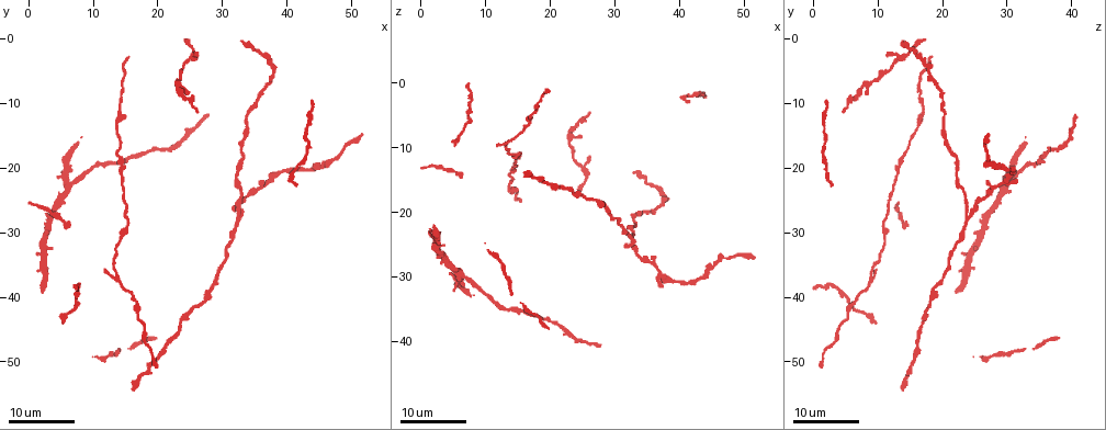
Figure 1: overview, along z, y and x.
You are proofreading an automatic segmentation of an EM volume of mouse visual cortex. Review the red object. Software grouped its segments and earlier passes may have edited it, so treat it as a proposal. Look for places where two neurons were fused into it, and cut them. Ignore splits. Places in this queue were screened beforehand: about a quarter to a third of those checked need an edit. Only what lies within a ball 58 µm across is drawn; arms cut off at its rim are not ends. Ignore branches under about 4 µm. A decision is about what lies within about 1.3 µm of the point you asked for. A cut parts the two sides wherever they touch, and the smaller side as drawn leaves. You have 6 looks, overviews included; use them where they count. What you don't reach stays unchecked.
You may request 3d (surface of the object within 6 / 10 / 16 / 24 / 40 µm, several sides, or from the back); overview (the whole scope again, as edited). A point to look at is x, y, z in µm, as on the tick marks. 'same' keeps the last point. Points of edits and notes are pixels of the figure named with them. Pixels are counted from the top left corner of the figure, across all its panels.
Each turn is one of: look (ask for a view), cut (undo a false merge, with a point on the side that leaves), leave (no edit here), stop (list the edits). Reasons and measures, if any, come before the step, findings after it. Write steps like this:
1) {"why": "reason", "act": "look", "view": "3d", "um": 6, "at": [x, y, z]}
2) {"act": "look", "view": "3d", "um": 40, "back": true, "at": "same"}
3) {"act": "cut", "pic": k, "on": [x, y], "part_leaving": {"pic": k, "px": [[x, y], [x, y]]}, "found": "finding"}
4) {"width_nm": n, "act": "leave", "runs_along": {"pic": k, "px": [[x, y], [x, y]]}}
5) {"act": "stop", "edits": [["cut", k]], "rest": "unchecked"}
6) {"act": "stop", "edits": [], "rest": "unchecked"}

{"why": "three-way junction", "act": "look", "view": "3d", "um": 24, "at": [13.5, 37.0, 9.5]}

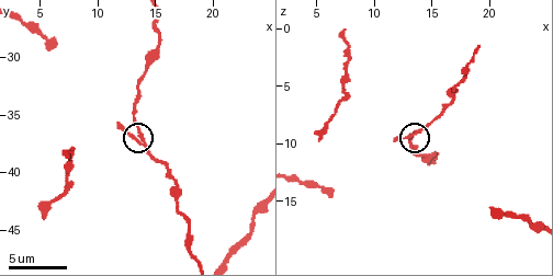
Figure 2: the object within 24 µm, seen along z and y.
{"why": "zoom in", "act": "look", "view": "3d", "um": 10, "at": [13.0, 37.2, 9.4]}

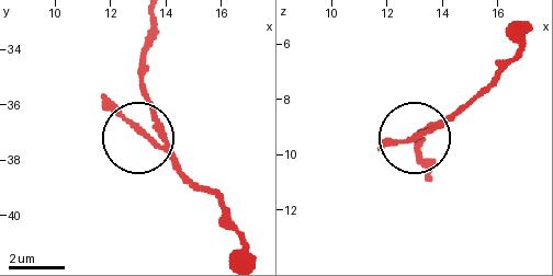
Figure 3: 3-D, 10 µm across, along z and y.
{"arms": 3, "act": "leave", "found": "all the same neuron"}

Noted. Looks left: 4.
{"why": "calibre changes", "act": "look", "view": "3d", "um": 16, "at": [15.0, 29.0, 10.5]}

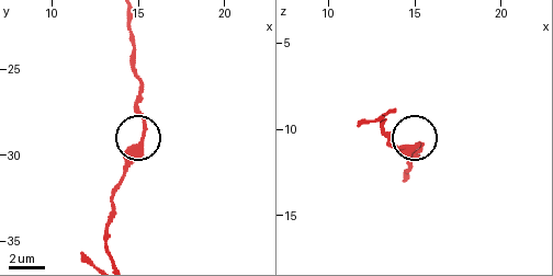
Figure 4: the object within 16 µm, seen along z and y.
{"act": "look", "view": "3d", "um": 10, "at": "same"}

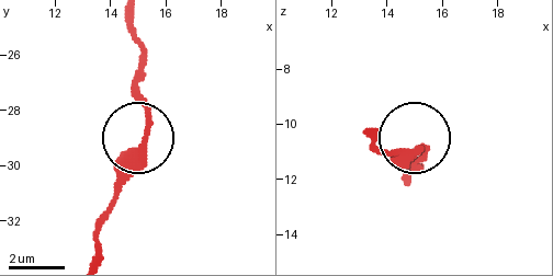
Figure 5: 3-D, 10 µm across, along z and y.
{"act": "leave", "runs_along": {"pic": 5, "px": [[406, 182], [420, 165], [414, 145], [406, 151], [373, 151]]}, "found": "continuous, no second neuron"}

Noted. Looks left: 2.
{"why": "a fork", "act": "look", "view": "3d", "um": 24, "at": [33.0, 27.5, 24.0]}

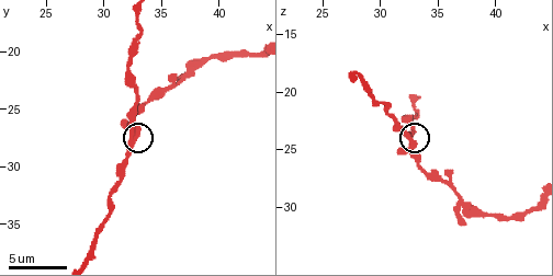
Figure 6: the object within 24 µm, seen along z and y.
{"why": "closer look", "act": "look", "view": "3d", "um": 10, "at": [32.6, 27.6, 24.0]}

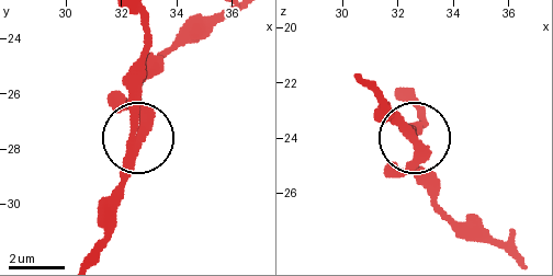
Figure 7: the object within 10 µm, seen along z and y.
{"side_arm_um": 29, "act": "leave", "found": "one neuron here"}

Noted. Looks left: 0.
{"act": "stop", "edits": [], "rest": "unchecked"}

